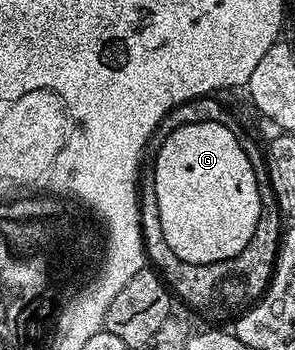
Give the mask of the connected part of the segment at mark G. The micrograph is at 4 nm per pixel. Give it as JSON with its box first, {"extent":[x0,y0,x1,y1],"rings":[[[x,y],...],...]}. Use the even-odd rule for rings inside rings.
{"extent":[153,122,261,266],"rings":[[[198,122],[197,124],[185,124],[159,143],[158,150],[154,151],[153,169],[155,171],[155,191],[157,192],[157,212],[161,216],[161,232],[165,232],[165,244],[173,248],[173,253],[181,260],[185,260],[194,266],[208,266],[221,260],[229,260],[237,256],[253,240],[253,232],[257,228],[257,220],[261,216],[261,192],[257,192],[257,176],[253,176],[253,164],[249,164],[249,156],[245,156],[242,137],[230,126],[220,122]]]}

